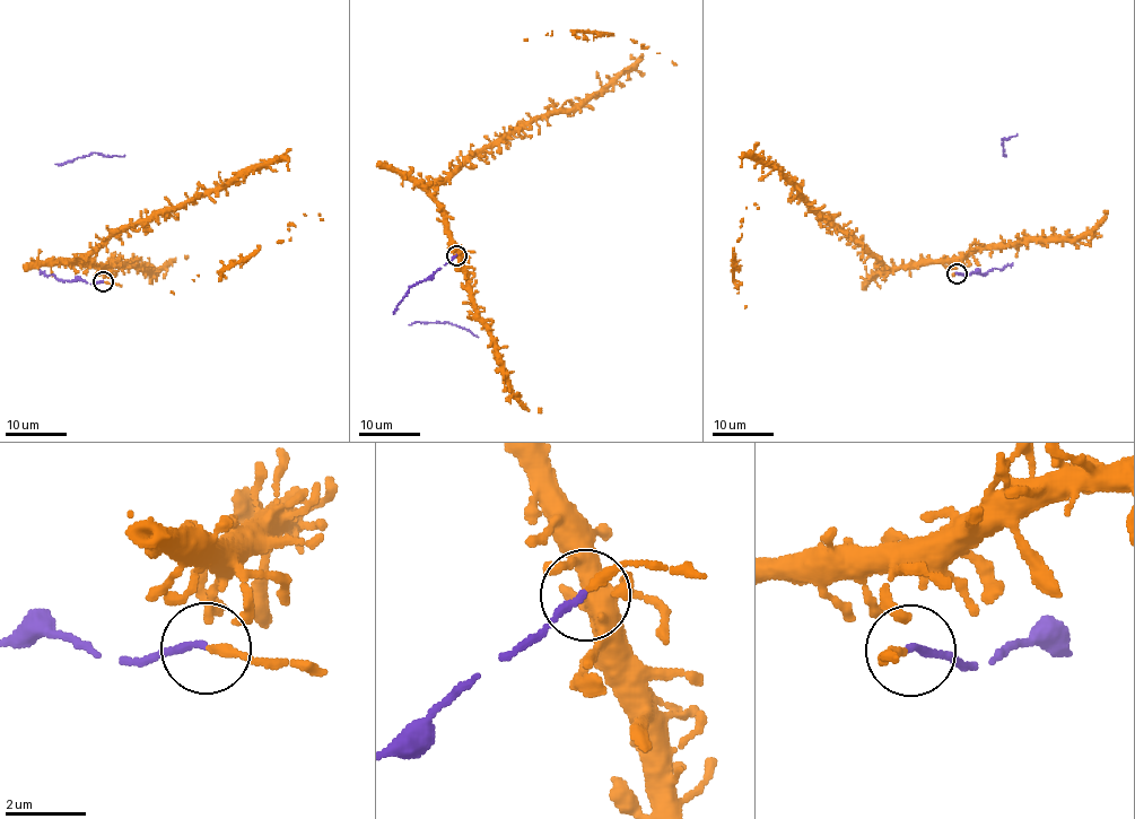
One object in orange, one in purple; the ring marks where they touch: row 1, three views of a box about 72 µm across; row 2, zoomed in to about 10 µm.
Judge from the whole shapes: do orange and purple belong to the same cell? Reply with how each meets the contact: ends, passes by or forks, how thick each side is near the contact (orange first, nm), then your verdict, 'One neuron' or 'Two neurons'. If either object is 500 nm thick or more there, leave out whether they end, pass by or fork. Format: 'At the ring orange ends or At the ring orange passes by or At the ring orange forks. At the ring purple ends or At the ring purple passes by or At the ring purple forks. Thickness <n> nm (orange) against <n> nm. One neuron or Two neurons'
At the ring orange passes by. At the ring purple ends. Thickness 160 nm (orange) against 180 nm. One neuron

